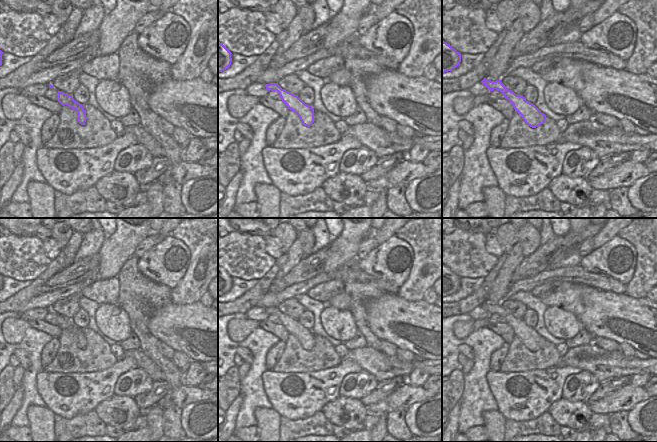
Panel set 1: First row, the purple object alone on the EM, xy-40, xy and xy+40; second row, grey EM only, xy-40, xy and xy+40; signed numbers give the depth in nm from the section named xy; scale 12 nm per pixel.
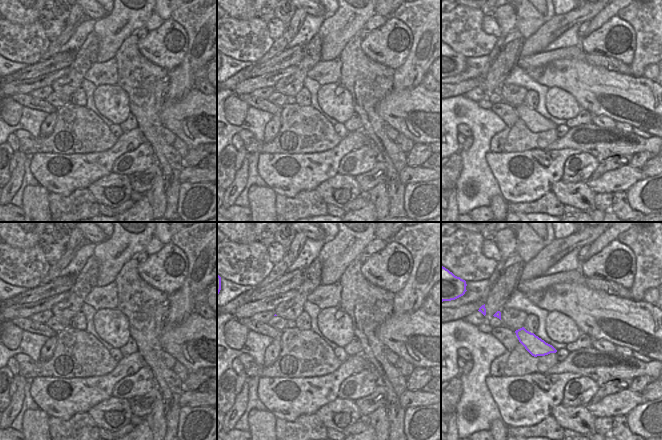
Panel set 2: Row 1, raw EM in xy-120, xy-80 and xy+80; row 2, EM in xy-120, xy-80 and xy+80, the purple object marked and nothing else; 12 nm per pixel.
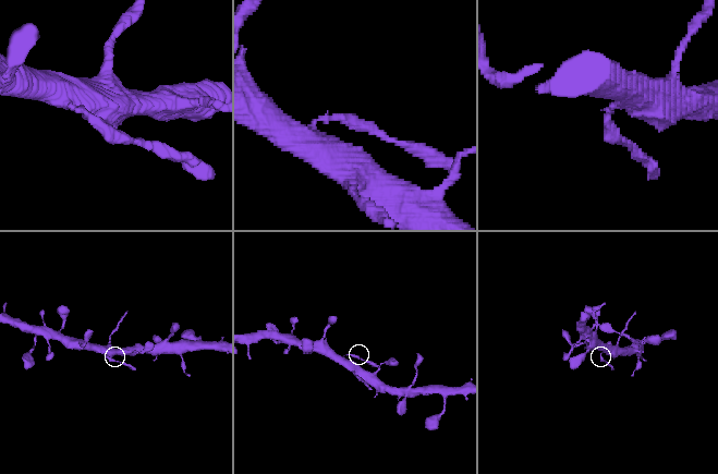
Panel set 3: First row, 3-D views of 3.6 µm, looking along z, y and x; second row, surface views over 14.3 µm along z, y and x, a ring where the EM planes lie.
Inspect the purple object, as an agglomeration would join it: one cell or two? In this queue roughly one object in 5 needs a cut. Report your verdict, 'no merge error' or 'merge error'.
merge error

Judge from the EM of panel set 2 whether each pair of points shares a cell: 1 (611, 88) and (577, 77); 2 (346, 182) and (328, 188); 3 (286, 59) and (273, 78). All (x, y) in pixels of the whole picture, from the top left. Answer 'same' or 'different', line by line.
1: same
2: same
3: different

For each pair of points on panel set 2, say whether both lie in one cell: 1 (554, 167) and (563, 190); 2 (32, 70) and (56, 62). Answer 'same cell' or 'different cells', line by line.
1: different cells
2: same cell

